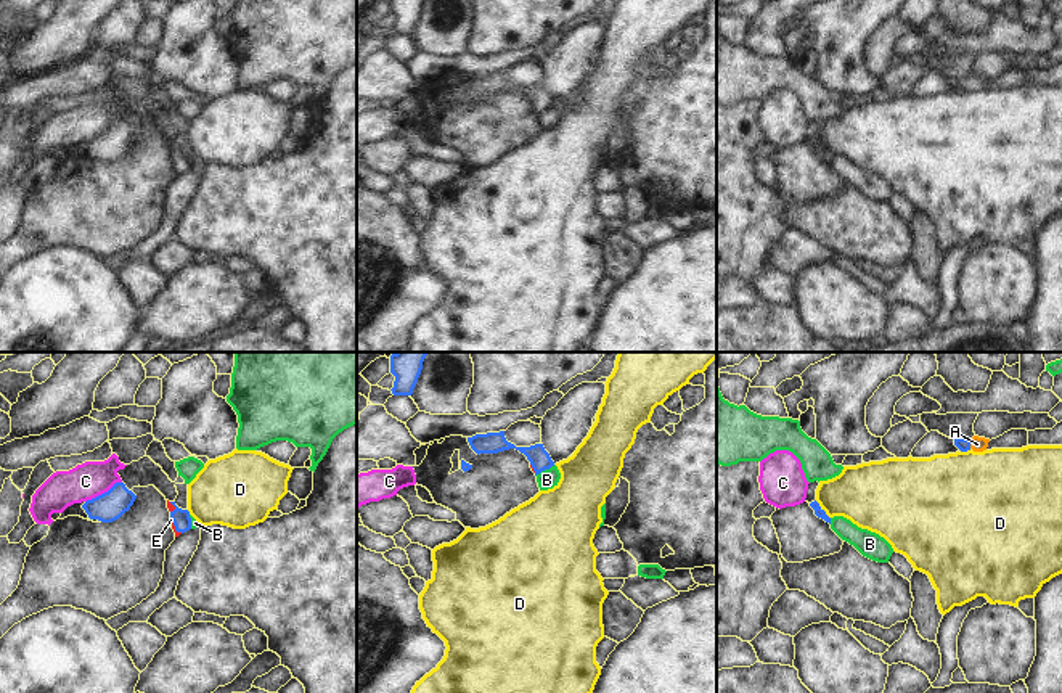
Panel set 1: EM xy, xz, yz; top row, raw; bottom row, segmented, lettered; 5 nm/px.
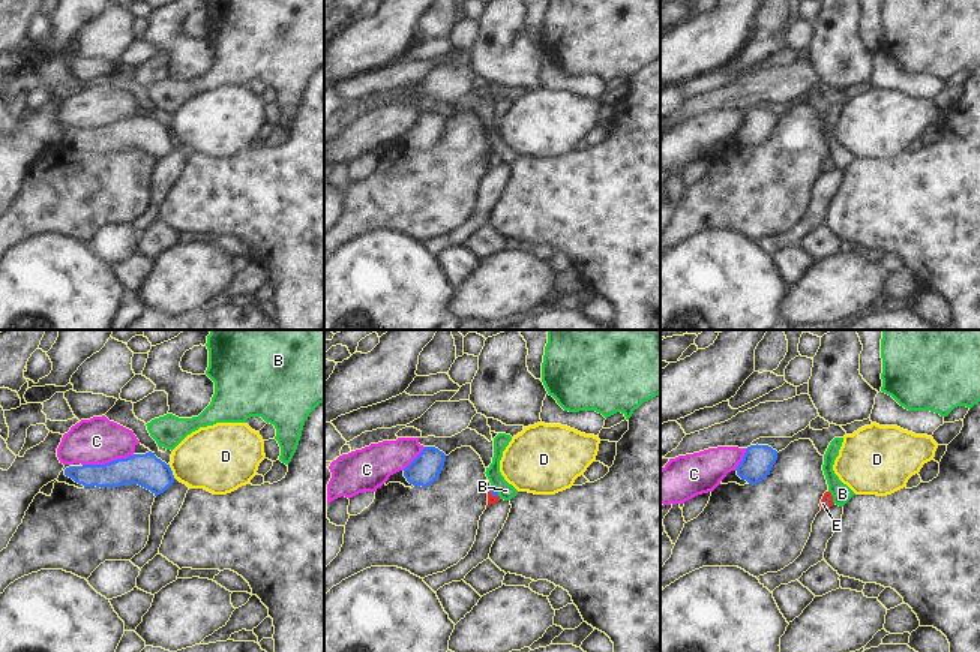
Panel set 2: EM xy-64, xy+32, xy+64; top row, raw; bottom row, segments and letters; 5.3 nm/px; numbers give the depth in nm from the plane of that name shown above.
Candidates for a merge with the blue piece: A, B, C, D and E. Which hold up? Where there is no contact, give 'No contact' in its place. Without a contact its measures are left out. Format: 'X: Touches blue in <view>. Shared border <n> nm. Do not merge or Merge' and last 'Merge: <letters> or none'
A: Touches blue in yz. Shared border 50 nm. Merge
B: Touches blue in xz. Shared border 120 nm. Do not merge
C: Touches blue in xy. Shared border 220 nm. Do not merge
D: Touches blue in yz. Shared border 120 nm. Do not merge
E: Touches blue in xy. Shared border 100 nm. Merge
Merge: A, E

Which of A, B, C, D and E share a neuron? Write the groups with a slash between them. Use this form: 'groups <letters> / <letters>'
groups A E / B / C / D

